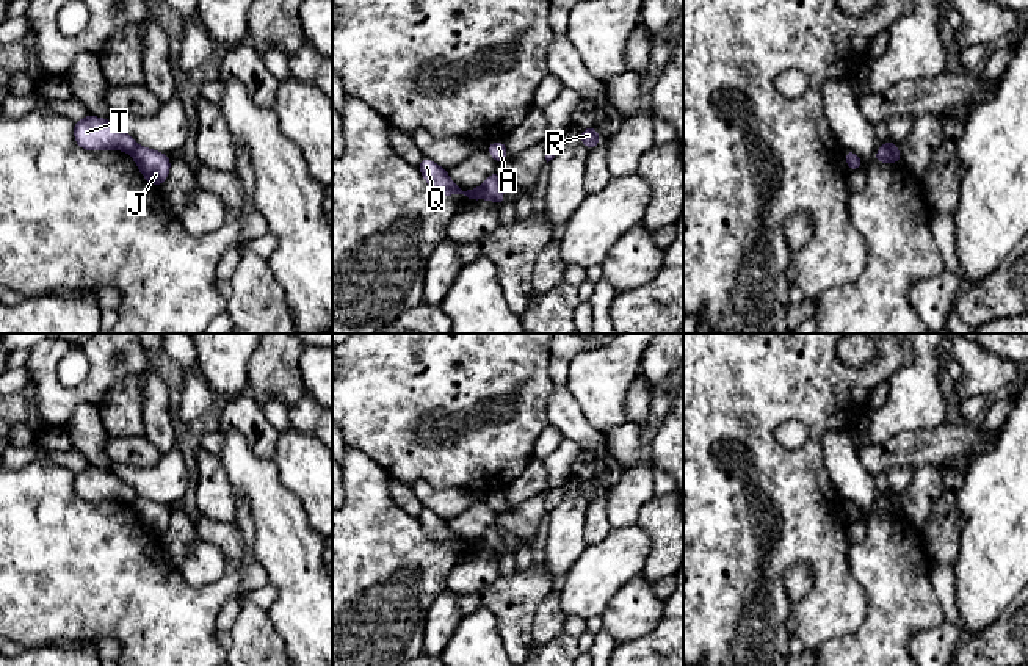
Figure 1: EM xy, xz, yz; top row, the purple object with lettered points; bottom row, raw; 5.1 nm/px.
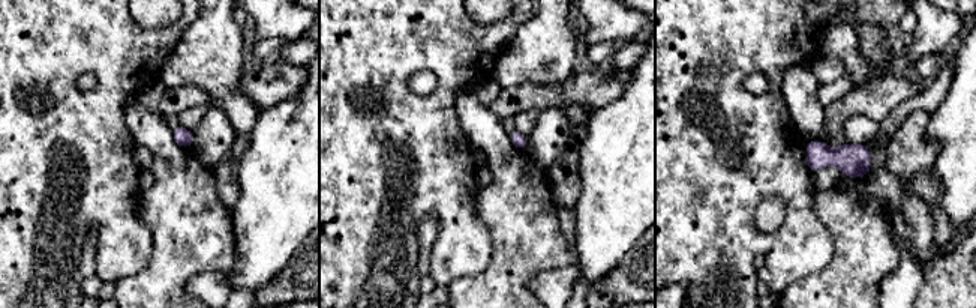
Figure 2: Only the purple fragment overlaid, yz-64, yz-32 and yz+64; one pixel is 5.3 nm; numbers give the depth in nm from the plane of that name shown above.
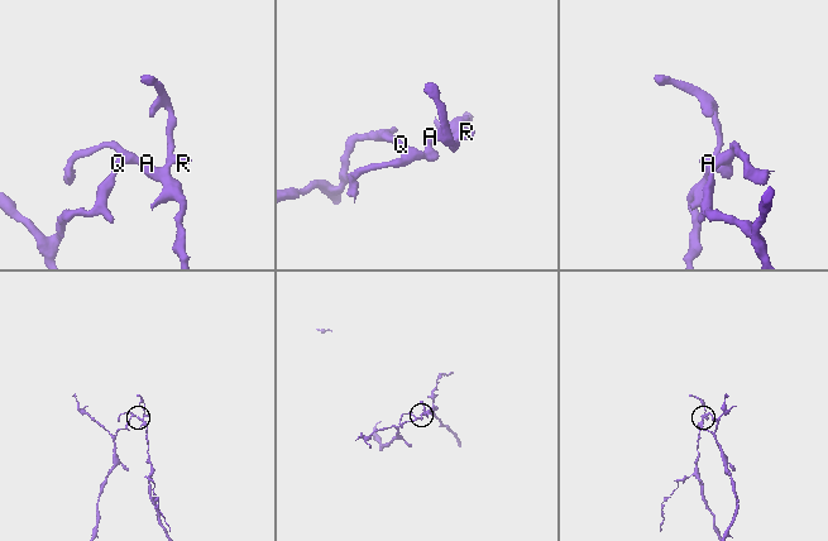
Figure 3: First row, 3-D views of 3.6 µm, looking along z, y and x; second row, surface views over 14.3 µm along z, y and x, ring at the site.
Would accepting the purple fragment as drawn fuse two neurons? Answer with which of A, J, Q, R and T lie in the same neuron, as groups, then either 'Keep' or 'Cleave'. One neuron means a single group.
Groups: A J R / Q T. Cleave

